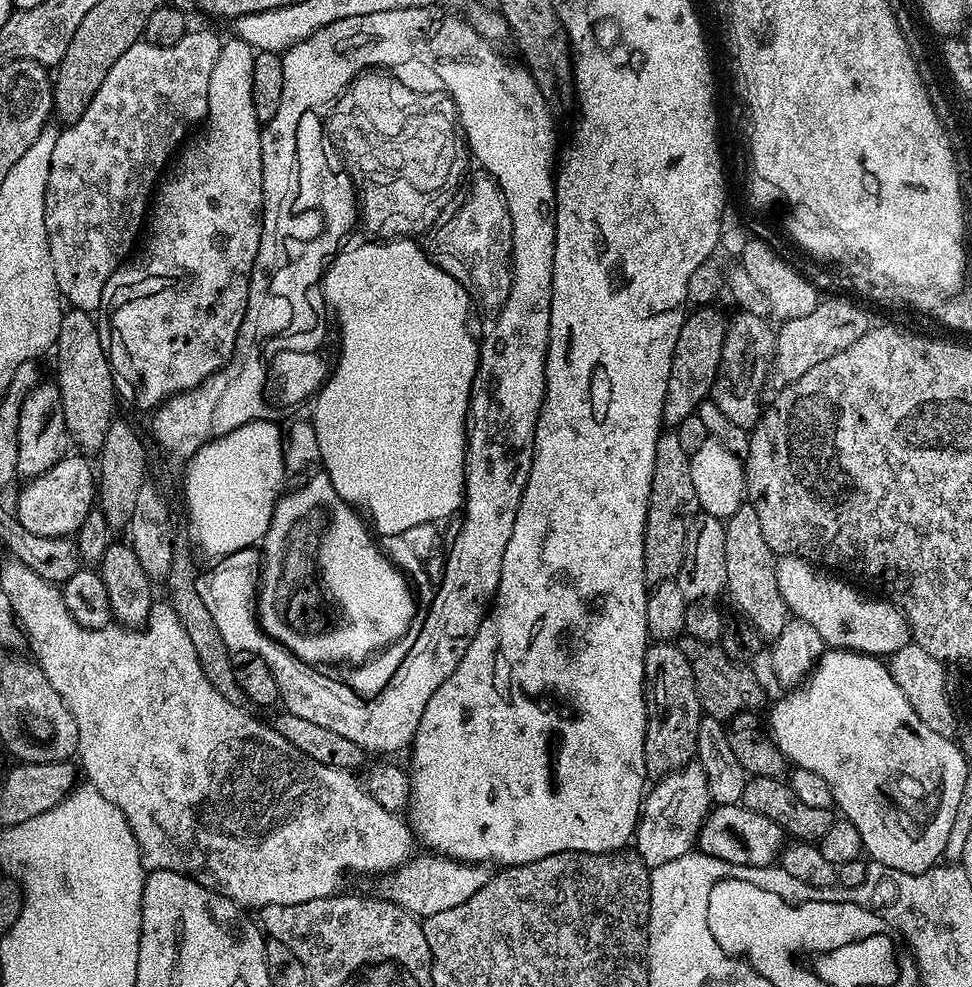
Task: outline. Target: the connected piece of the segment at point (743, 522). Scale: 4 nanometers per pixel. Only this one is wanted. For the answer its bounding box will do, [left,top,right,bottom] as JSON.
[726,506,790,642]

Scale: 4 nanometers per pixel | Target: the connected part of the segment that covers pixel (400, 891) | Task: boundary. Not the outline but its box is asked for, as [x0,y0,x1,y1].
[379,854,494,918]

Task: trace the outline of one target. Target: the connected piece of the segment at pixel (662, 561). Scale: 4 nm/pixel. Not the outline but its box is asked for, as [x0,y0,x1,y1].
[644,430,700,585]

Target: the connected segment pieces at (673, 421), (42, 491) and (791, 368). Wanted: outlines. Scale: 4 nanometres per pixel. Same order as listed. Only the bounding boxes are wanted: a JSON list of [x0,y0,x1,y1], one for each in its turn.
[[664,310,726,426],[15,454,98,538],[766,298,870,393]]

